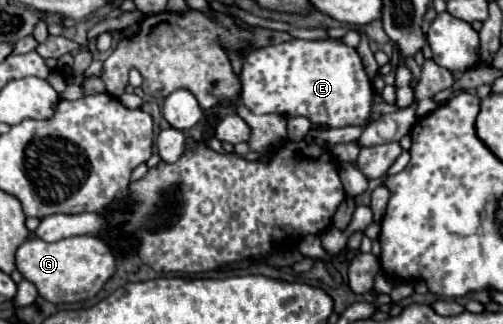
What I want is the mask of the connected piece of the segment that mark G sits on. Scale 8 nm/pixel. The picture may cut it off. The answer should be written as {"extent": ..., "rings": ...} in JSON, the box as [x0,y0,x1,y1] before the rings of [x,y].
{"extent":[16,236,114,304],"rings":[[[74,236],[74,238],[64,238],[58,242],[42,242],[42,240],[26,240],[18,250],[16,250],[16,270],[36,286],[38,294],[54,304],[60,302],[80,302],[88,300],[98,294],[98,290],[104,286],[104,282],[114,274],[114,256],[110,248],[96,236]]]}

